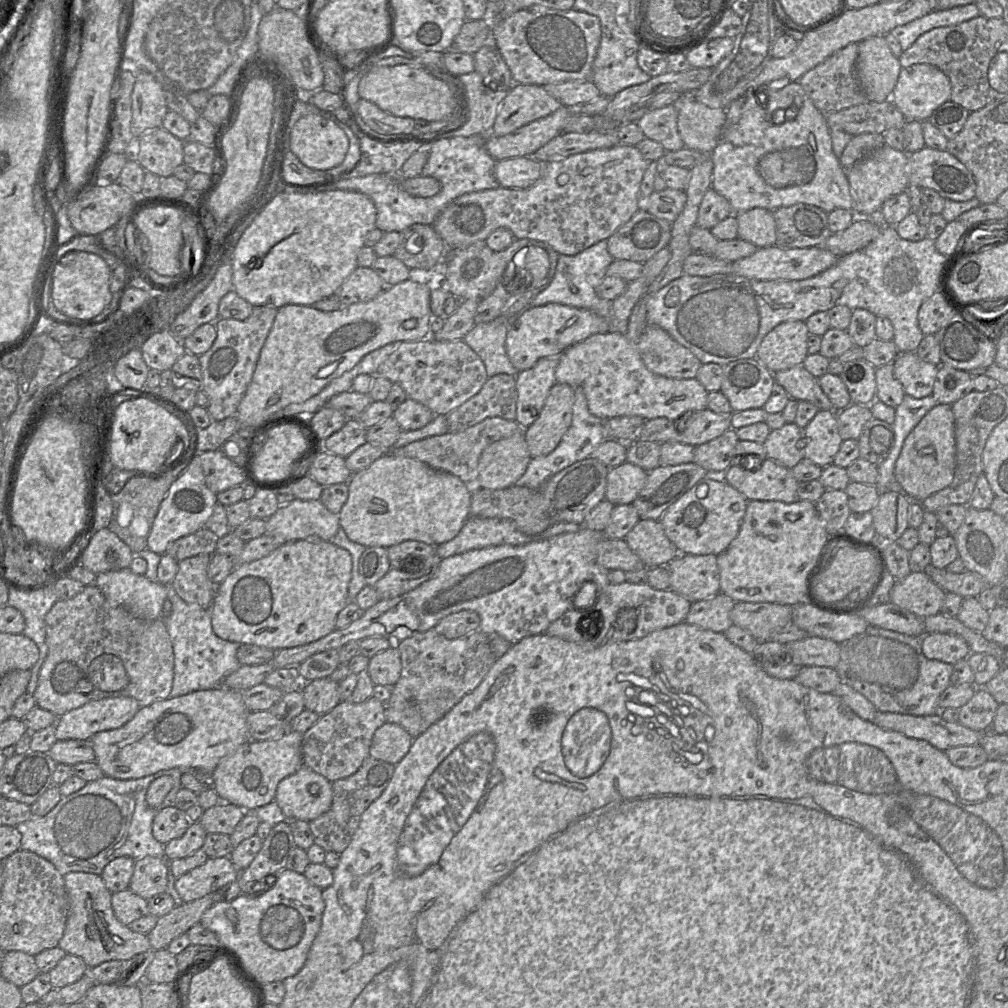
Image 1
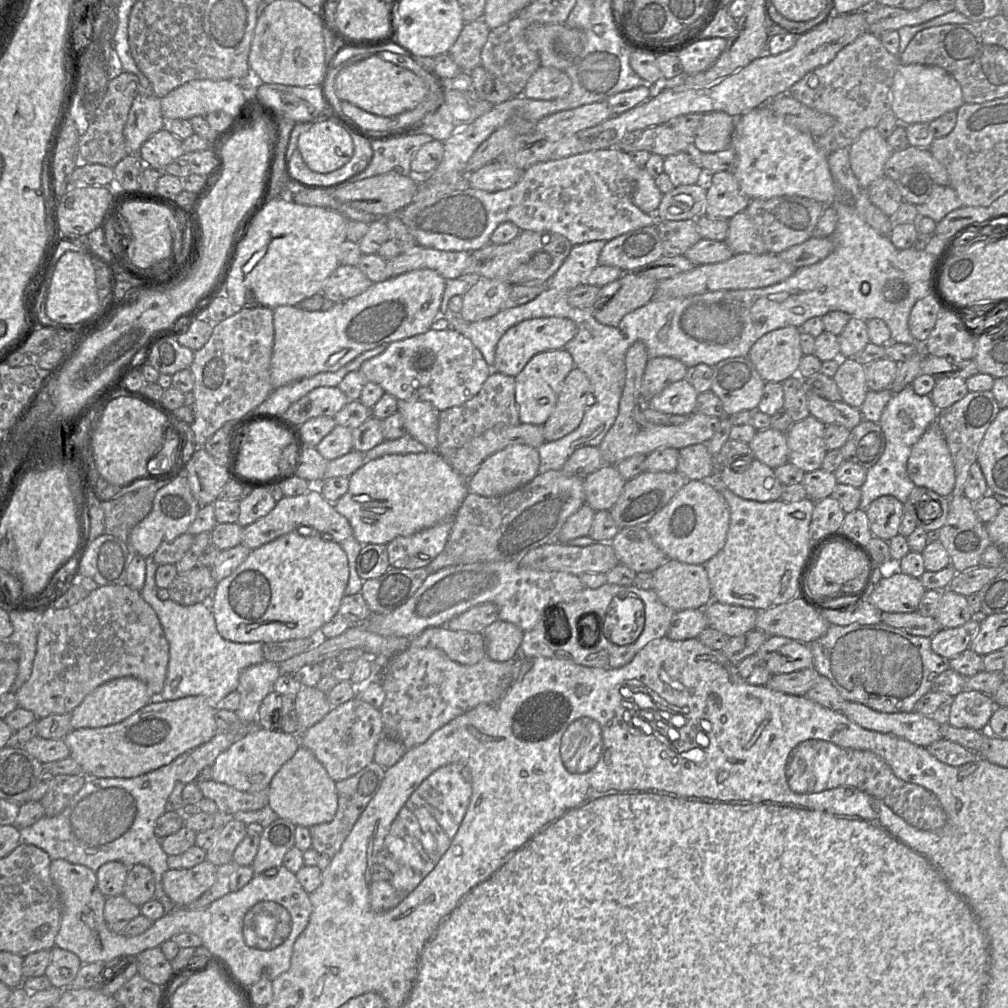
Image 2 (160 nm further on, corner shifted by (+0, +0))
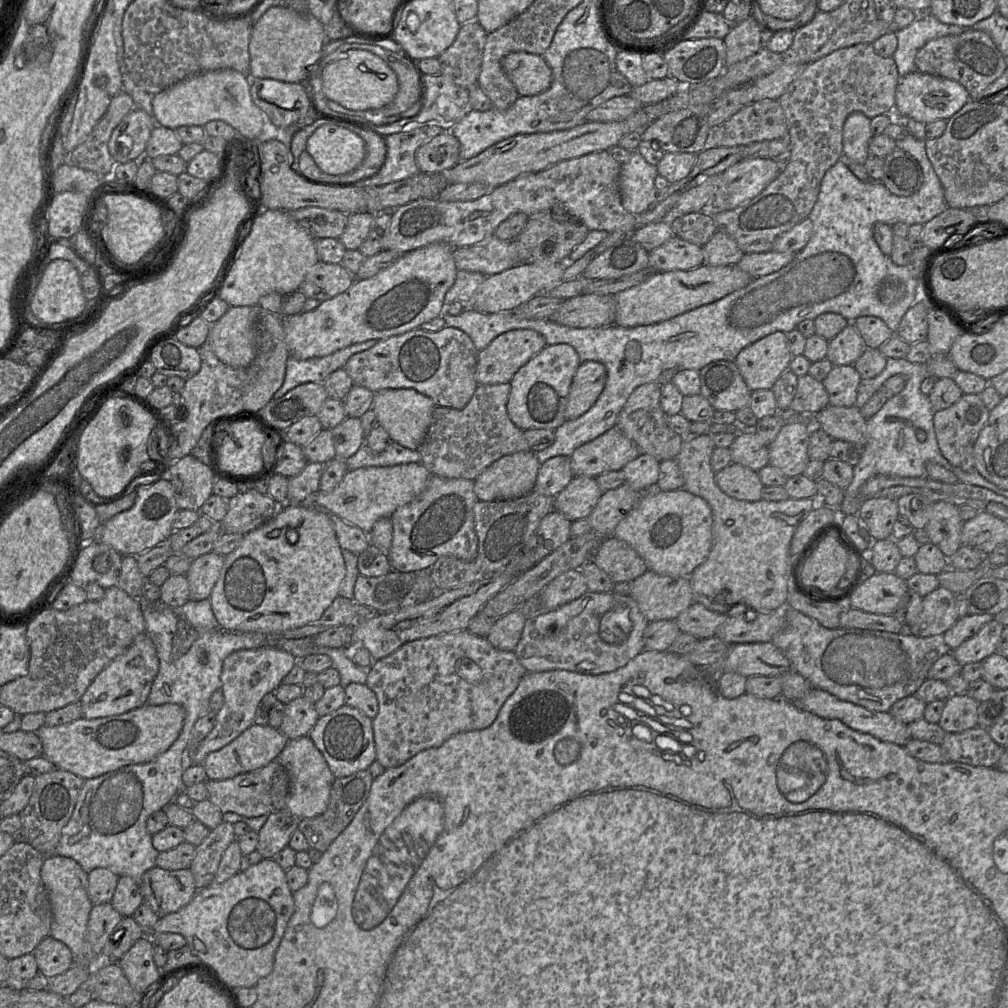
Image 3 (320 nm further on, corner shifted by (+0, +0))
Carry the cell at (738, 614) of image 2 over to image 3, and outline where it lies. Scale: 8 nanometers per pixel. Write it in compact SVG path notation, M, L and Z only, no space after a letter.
M693 602L675 618L675 622L682 632L700 640L715 636L717 628L727 617L727 614L711 611L701 603Z

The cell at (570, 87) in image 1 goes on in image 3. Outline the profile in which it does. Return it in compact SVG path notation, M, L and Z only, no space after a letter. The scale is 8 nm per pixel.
M512 52L502 58L501 67L520 96L538 95L552 82L552 70L540 55Z

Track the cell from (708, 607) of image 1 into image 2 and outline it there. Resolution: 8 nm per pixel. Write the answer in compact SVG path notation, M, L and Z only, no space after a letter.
M703 608L677 611L671 619L666 637L672 640L697 638L708 627Z

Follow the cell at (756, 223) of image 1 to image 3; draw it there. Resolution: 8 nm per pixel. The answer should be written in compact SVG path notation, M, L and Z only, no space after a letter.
M716 231L702 248L705 263L712 266L737 265L744 256L736 241L722 231Z

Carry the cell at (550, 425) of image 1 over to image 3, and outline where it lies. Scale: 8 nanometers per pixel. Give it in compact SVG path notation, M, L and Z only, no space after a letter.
M597 361L581 362L570 386L565 419L576 419L589 410L602 393L606 379L604 364Z

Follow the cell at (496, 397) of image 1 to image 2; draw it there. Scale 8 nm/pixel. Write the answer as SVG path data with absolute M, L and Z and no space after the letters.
M492 371L473 398L461 405L440 411L436 451L447 461L451 453L495 425L519 423L518 407L515 401L515 378Z

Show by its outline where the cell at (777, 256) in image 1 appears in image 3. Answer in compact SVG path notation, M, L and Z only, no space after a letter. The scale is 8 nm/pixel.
M703 264L692 270L656 272L641 284L614 295L616 318L613 325L636 327L669 320L702 305L717 301L745 287L752 279L737 265Z

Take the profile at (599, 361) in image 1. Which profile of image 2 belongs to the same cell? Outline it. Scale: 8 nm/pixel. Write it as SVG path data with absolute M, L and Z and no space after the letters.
M685 379L672 383L645 403L668 415L690 415L696 410L698 392Z

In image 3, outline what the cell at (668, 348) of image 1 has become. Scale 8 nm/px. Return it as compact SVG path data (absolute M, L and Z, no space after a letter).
M652 382L636 388L629 396L616 421L616 426L636 445L641 454L654 456L660 462L675 459L686 438L671 430L666 422L666 413L660 404L661 387L662 385Z

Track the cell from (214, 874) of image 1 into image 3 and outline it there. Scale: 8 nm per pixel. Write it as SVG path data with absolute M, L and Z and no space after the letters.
M155 866L136 881L139 882L143 903L159 917L177 912L198 891L190 869L165 870Z

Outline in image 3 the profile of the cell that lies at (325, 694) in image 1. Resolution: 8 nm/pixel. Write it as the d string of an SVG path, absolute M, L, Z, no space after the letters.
M300 696L285 704L281 731L288 740L308 736L320 717L312 703L304 696Z

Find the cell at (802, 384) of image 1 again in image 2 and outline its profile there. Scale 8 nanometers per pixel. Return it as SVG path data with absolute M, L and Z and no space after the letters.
M808 390L806 397L810 415L826 426L836 424L852 430L863 420L859 409L843 401L830 401Z

